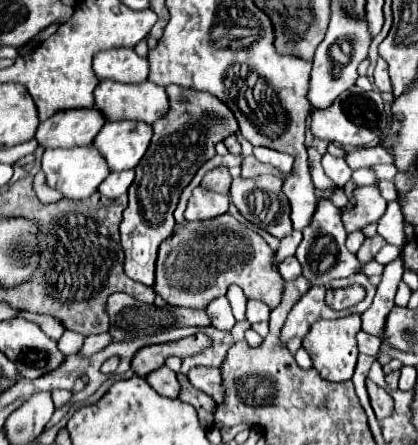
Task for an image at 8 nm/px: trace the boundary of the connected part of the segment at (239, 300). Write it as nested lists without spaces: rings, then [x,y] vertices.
[[[230,285],[226,297],[228,297],[230,305],[232,305],[234,317],[236,317],[238,321],[246,319],[246,317],[244,317],[244,311],[246,311],[246,301],[248,301],[248,299],[246,299],[246,295],[242,293],[242,289],[238,289],[238,285]]]

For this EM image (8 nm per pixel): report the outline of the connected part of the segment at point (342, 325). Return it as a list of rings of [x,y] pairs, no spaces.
[[[352,313],[344,319],[336,321],[316,321],[310,329],[310,333],[304,337],[302,347],[312,357],[314,369],[328,379],[328,381],[348,381],[352,379],[356,359],[358,359],[358,347],[356,347],[356,333],[360,331],[360,315]]]

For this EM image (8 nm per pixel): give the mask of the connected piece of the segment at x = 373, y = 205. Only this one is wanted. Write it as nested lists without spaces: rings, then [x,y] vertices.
[[[376,185],[356,187],[354,205],[342,207],[342,223],[346,233],[360,231],[362,227],[376,223],[385,213],[387,202]]]

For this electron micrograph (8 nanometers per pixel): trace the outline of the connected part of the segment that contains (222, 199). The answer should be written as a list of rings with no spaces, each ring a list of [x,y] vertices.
[[[196,187],[190,201],[188,201],[184,217],[186,217],[186,221],[202,221],[202,219],[218,217],[218,215],[226,213],[226,209],[228,209],[226,195],[208,191],[204,187]]]

